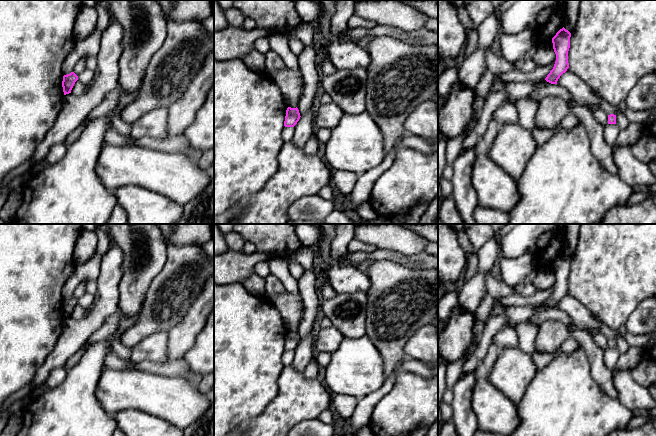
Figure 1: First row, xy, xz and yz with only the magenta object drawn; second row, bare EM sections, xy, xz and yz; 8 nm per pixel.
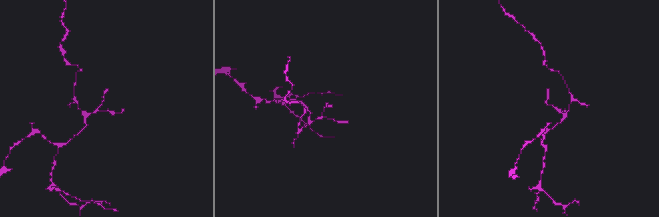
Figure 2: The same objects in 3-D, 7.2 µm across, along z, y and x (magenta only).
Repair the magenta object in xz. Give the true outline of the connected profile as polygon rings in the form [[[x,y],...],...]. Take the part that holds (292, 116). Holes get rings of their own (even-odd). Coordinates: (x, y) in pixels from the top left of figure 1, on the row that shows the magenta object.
[[[288,107],[286,110],[286,116],[284,121],[285,127],[294,127],[300,119],[300,113],[298,108]]]

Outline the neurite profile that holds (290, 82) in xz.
[[[286,68],[273,73],[264,70],[263,73],[279,86],[288,107],[296,108],[303,91],[301,72]]]

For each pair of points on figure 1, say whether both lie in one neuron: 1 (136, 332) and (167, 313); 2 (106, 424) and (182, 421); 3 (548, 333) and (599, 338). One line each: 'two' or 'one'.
1: one
2: two
3: two

